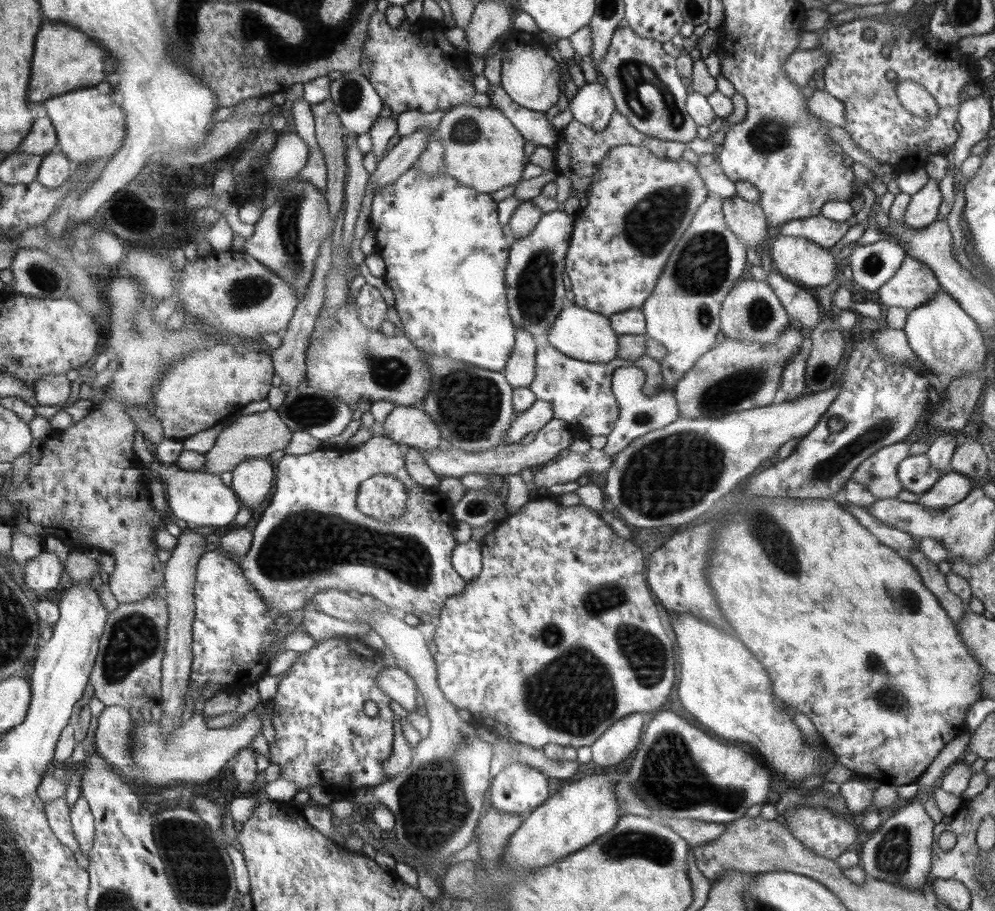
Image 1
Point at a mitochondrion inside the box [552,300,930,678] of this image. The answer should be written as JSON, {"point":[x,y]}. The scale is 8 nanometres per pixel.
{"point":[670,475]}

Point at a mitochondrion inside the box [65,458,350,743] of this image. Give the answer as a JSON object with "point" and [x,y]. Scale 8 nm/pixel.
{"point":[133,640]}

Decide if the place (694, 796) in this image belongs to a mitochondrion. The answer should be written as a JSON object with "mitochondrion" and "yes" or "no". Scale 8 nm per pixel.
{"mitochondrion":"yes"}

